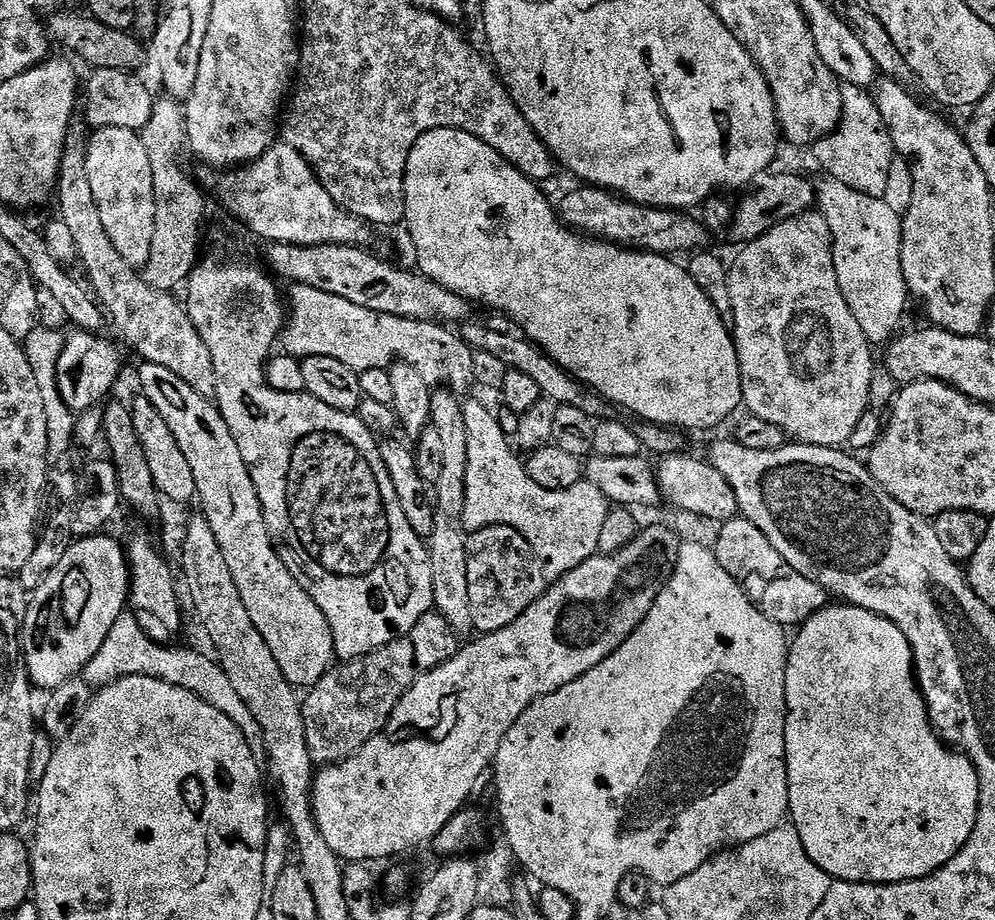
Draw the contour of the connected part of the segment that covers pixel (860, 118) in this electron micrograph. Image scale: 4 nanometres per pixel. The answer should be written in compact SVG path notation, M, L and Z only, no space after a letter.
M855 93L855 98L847 108L847 117L850 116L851 123L845 121L842 129L822 138L825 144L828 144L828 152L837 152L841 150L844 156L836 159L830 166L831 177L846 187L855 195L870 200L883 201L888 190L888 180L890 178L890 168L893 158L896 158L896 151L893 146L893 139L885 129L885 123L882 122L882 114L876 108L876 103L871 97L867 98L867 93Z

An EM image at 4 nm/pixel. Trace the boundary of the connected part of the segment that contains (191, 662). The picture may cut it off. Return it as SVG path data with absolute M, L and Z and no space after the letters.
M126 610L114 622L114 626L110 626L102 646L92 655L92 661L86 665L87 671L92 671L93 678L101 680L99 683L107 686L113 680L121 680L123 676L149 676L190 690L200 700L214 706L214 710L226 714L226 718L230 718L230 722L234 722L234 726L242 730L254 758L259 762L263 761L265 755L262 726L258 726L254 714L250 714L250 708L246 706L246 702L242 702L238 690L234 690L230 678L226 678L219 663L215 659L207 660L200 652L183 652L180 648L163 648L162 645L155 644L144 633L144 628L139 622L141 623L131 611Z

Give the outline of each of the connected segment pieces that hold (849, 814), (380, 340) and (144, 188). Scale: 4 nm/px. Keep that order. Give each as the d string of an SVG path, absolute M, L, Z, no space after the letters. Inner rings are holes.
M825 606L819 612L808 617L799 625L800 633L796 640L791 641L788 650L788 665L784 671L784 749L786 750L786 766L788 767L788 816L791 827L796 829L798 838L806 850L808 859L814 862L833 881L845 880L851 884L891 884L899 886L903 880L921 880L923 876L936 871L937 868L948 863L959 853L960 849L967 845L968 840L976 831L976 816L979 813L979 788L972 788L972 808L968 808L968 792L960 792L956 788L956 780L944 788L940 784L940 792L936 792L936 764L916 764L908 776L912 776L912 788L908 788L908 800L904 800L904 760L900 760L900 752L896 748L904 748L904 744L896 744L896 740L888 740L888 716L930 716L926 709L926 702L920 694L919 687L904 688L904 696L908 700L888 700L888 684L918 684L916 673L913 672L884 672L884 668L914 668L912 659L912 647L907 638L898 630L896 624L892 624L883 616L875 616L864 608L851 606ZM856 808L864 808L864 824L856 824Z
M292 284L290 290L292 290L292 305L290 306L292 313L282 332L283 351L287 355L297 358L321 356L334 359L357 374L365 374L364 372L370 371L371 368L387 369L397 362L396 352L404 352L404 356L412 356L412 360L416 360L420 368L433 368L432 348L428 348L428 344L432 344L432 329L436 326L435 323L403 320L397 316L371 312L362 306L354 306L352 302L346 302L344 298L338 298L338 294L326 294L326 290L314 290L314 286ZM420 332L428 336L428 340L424 340L424 348L420 348Z
M98 128L93 136L96 144L87 151L86 174L102 224L117 257L125 265L128 263L136 270L143 270L150 262L150 246L154 246L156 229L156 195L150 152L143 144L141 133L131 128Z

